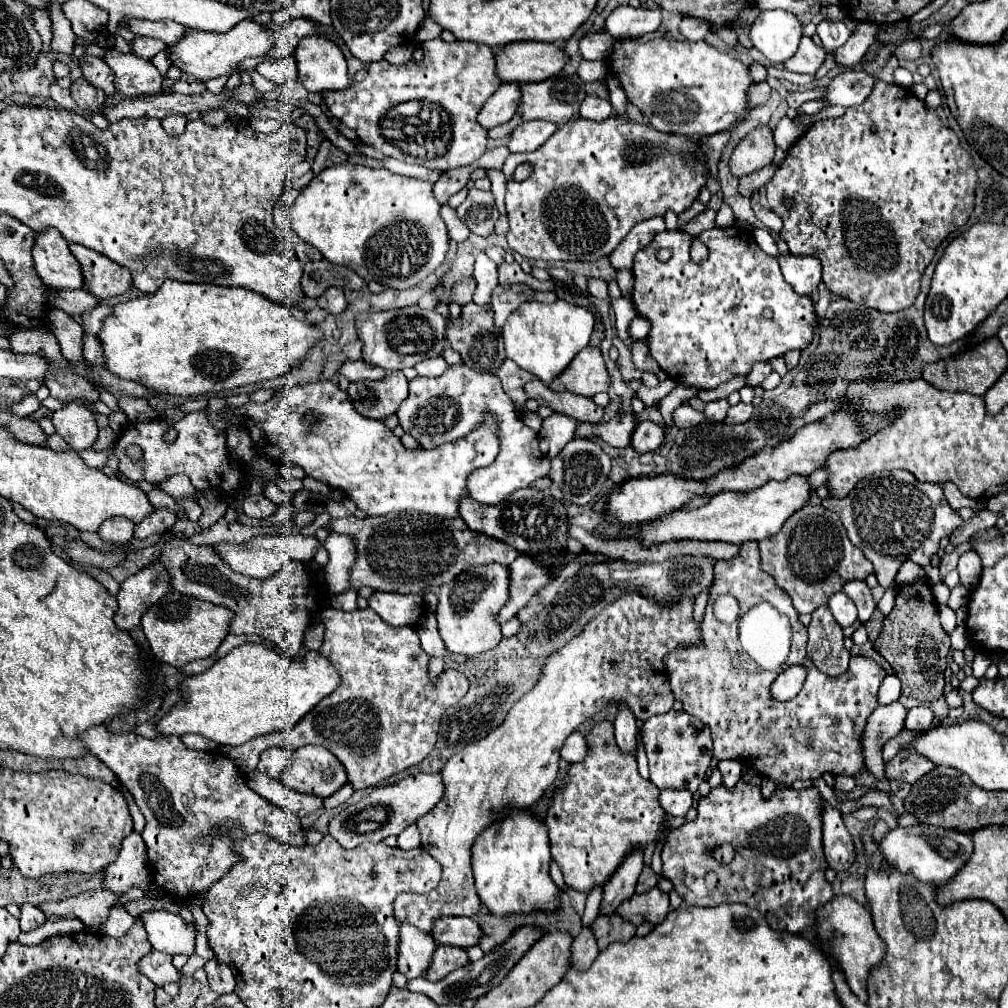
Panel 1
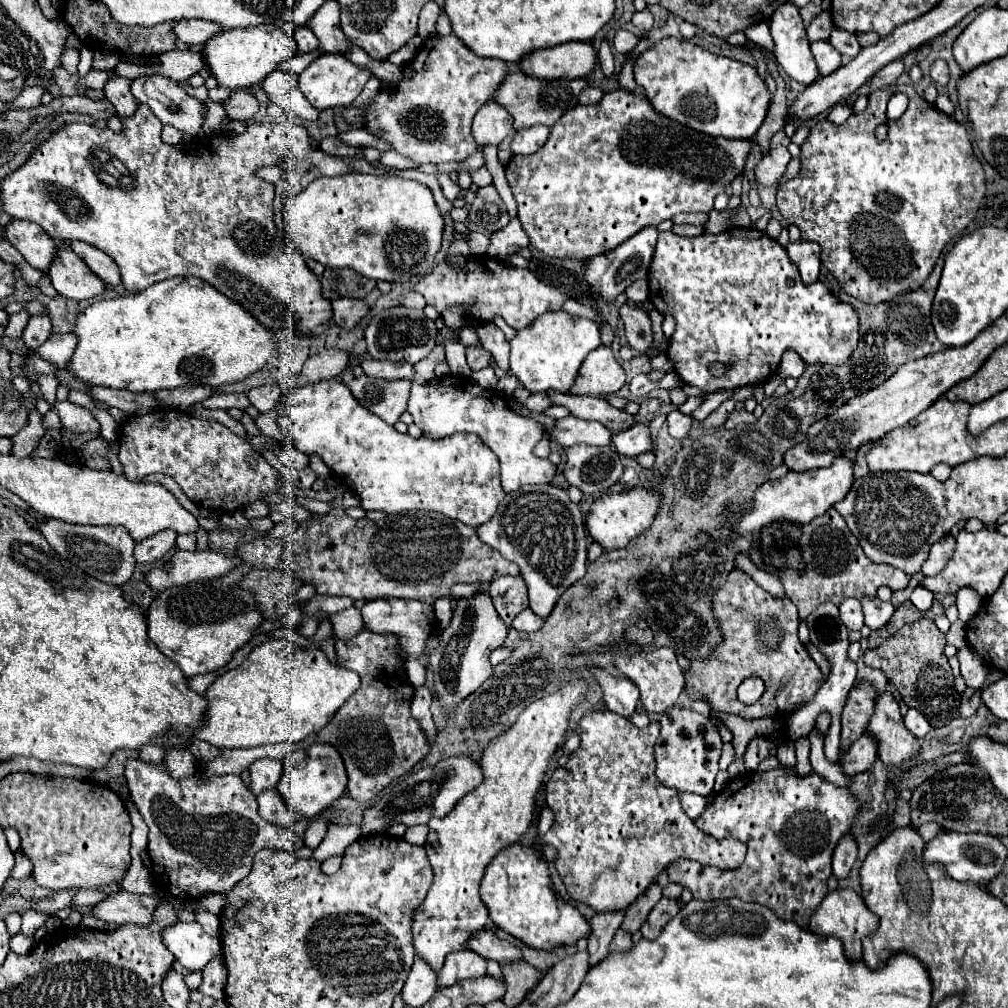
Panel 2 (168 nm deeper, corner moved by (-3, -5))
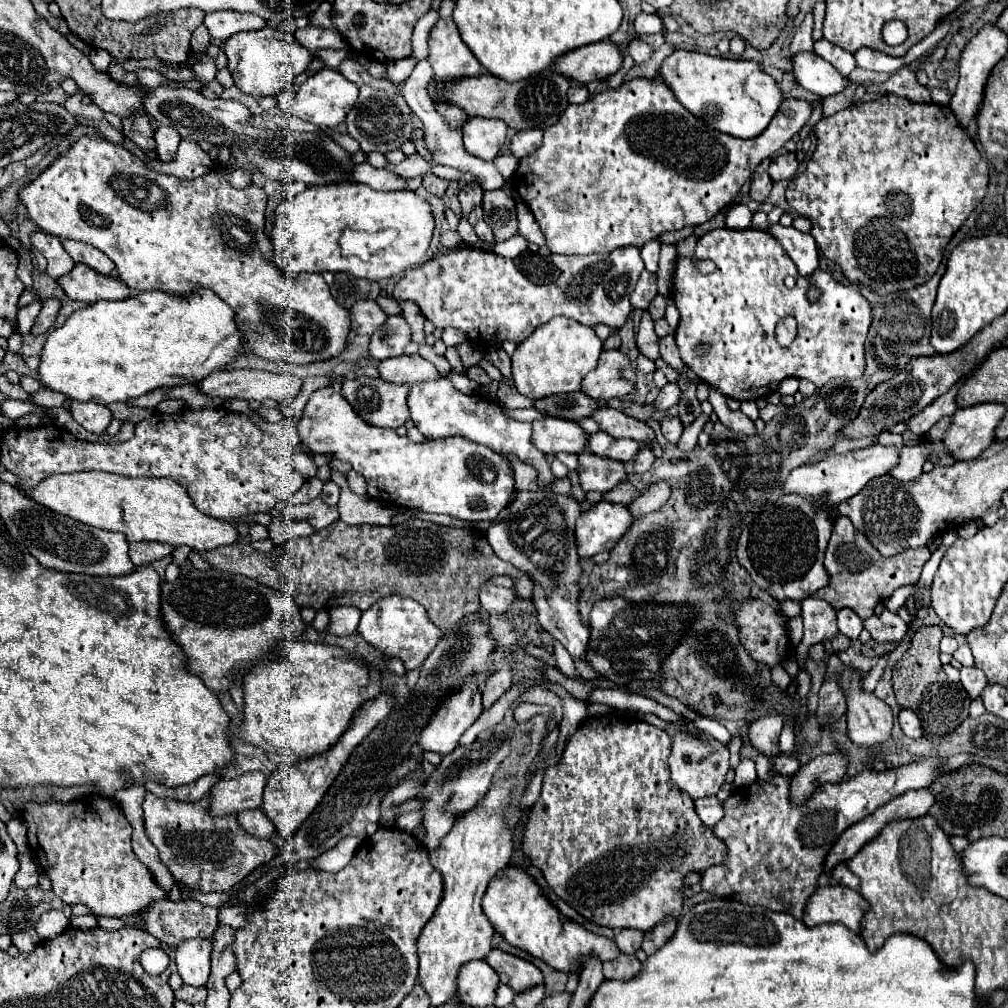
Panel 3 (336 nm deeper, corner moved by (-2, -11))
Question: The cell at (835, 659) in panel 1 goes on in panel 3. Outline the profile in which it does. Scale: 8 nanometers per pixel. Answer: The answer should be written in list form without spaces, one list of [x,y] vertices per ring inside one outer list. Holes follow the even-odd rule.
[[[807,597],[801,603],[801,607],[803,607],[801,617],[803,617],[803,623],[805,623],[805,635],[803,635],[803,641],[795,647],[799,665],[803,665],[805,655],[807,655],[811,645],[833,641],[839,633],[837,615],[835,615],[837,611],[829,603],[815,599],[815,597]]]

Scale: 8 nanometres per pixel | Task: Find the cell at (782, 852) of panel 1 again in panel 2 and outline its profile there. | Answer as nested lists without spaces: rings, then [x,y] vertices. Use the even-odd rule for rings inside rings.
[[[778,765],[768,771],[750,773],[746,775],[746,779],[744,777],[730,779],[726,785],[728,787],[716,795],[716,799],[706,807],[702,817],[696,819],[696,825],[708,835],[736,837],[742,843],[746,843],[748,853],[744,863],[738,869],[718,869],[718,867],[700,865],[696,861],[678,859],[670,863],[668,867],[670,881],[688,887],[696,899],[738,897],[742,901],[762,903],[770,907],[784,921],[794,921],[796,925],[806,929],[810,915],[828,895],[826,881],[832,875],[834,847],[838,845],[840,837],[844,837],[850,831],[852,821],[862,809],[862,803],[856,799],[856,795],[848,787],[838,787],[826,781],[824,777],[820,777],[816,771],[810,771],[806,777],[802,777],[784,765]]]

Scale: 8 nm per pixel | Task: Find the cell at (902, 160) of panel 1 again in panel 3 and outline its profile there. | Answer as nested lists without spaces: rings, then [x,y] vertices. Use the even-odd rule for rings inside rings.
[[[887,93],[879,99],[873,101],[861,101],[861,103],[853,103],[851,107],[831,115],[831,117],[823,117],[817,125],[815,125],[815,151],[811,153],[807,165],[803,167],[801,173],[797,173],[787,187],[787,203],[789,207],[795,211],[795,215],[805,217],[811,221],[813,229],[811,235],[817,241],[819,249],[823,251],[823,255],[835,263],[841,265],[843,275],[847,277],[849,283],[859,283],[869,287],[871,291],[885,295],[885,293],[893,293],[893,291],[903,291],[903,289],[913,289],[921,283],[925,283],[939,267],[941,263],[941,251],[945,249],[945,245],[949,243],[949,239],[955,235],[955,231],[967,221],[967,217],[973,213],[973,209],[981,203],[981,199],[987,193],[987,183],[989,183],[989,167],[983,161],[983,157],[979,155],[977,147],[973,145],[971,137],[965,133],[965,129],[957,123],[953,111],[945,105],[937,105],[937,103],[915,103],[907,97],[899,97],[893,93]],[[903,193],[905,195],[905,203],[895,205],[895,197]]]

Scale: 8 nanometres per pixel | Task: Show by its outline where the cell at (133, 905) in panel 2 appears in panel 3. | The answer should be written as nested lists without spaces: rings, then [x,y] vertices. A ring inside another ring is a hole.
[[[161,899],[161,901],[153,901],[149,907],[145,907],[145,911],[137,913],[135,919],[145,925],[145,931],[153,937],[157,937],[159,941],[163,941],[165,945],[179,945],[185,939],[205,939],[211,937],[215,933],[217,927],[217,909],[215,907],[207,907],[201,905],[195,899],[185,899],[185,901],[171,901],[171,899]]]

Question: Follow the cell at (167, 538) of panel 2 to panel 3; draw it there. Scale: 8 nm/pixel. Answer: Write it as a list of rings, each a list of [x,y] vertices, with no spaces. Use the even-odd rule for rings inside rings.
[[[141,541],[141,543],[131,543],[129,545],[129,557],[133,565],[151,565],[153,561],[159,561],[175,551],[173,545],[167,543],[153,543],[153,541]]]

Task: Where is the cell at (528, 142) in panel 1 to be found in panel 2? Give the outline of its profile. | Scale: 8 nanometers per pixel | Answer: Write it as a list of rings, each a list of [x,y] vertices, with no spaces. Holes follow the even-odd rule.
[[[534,125],[534,127],[528,127],[528,129],[516,131],[516,135],[510,143],[512,153],[522,153],[522,155],[536,153],[546,143],[548,133],[550,133],[550,129],[546,125]]]

